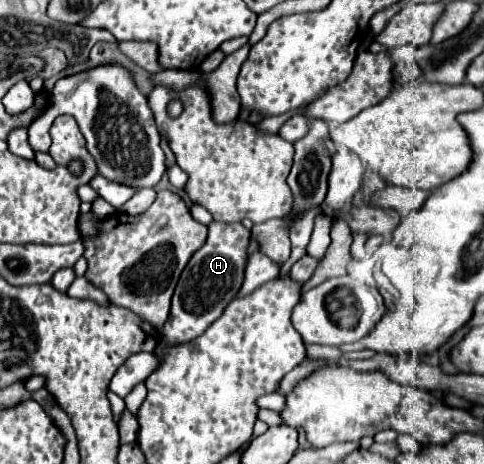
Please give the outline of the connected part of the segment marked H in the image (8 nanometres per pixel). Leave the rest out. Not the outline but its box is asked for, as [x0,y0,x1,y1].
[160,222,250,344]

